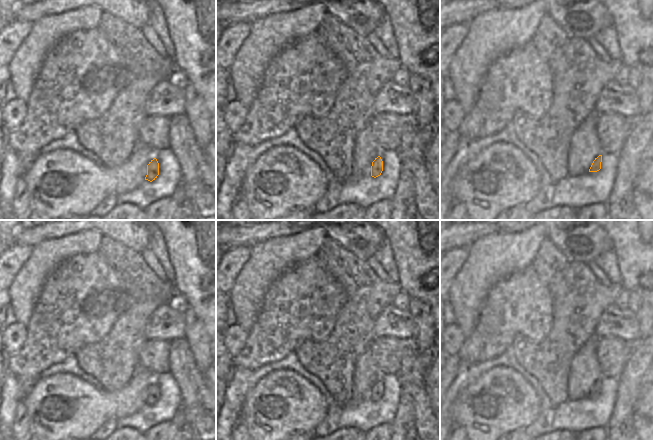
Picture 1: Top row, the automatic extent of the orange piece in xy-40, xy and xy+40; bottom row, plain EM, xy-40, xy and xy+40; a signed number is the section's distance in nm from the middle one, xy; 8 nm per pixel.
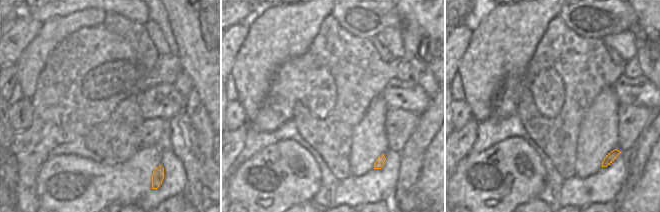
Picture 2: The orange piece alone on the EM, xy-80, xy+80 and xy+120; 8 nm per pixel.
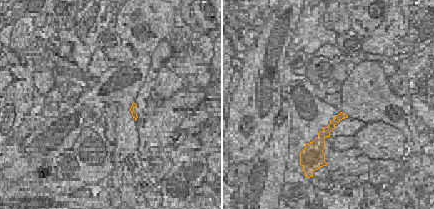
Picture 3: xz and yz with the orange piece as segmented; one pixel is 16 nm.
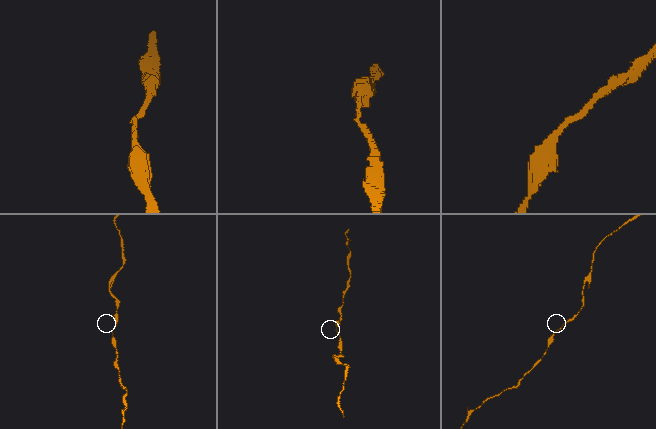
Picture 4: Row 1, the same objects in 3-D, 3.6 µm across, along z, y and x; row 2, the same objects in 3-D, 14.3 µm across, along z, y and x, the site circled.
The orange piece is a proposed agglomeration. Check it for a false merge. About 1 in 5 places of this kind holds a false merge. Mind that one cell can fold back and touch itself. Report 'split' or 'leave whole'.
leave whole

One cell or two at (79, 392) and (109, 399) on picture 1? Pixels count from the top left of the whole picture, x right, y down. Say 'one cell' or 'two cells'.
one cell

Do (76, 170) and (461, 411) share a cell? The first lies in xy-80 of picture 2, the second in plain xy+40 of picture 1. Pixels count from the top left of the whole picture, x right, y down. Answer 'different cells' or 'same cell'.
same cell

